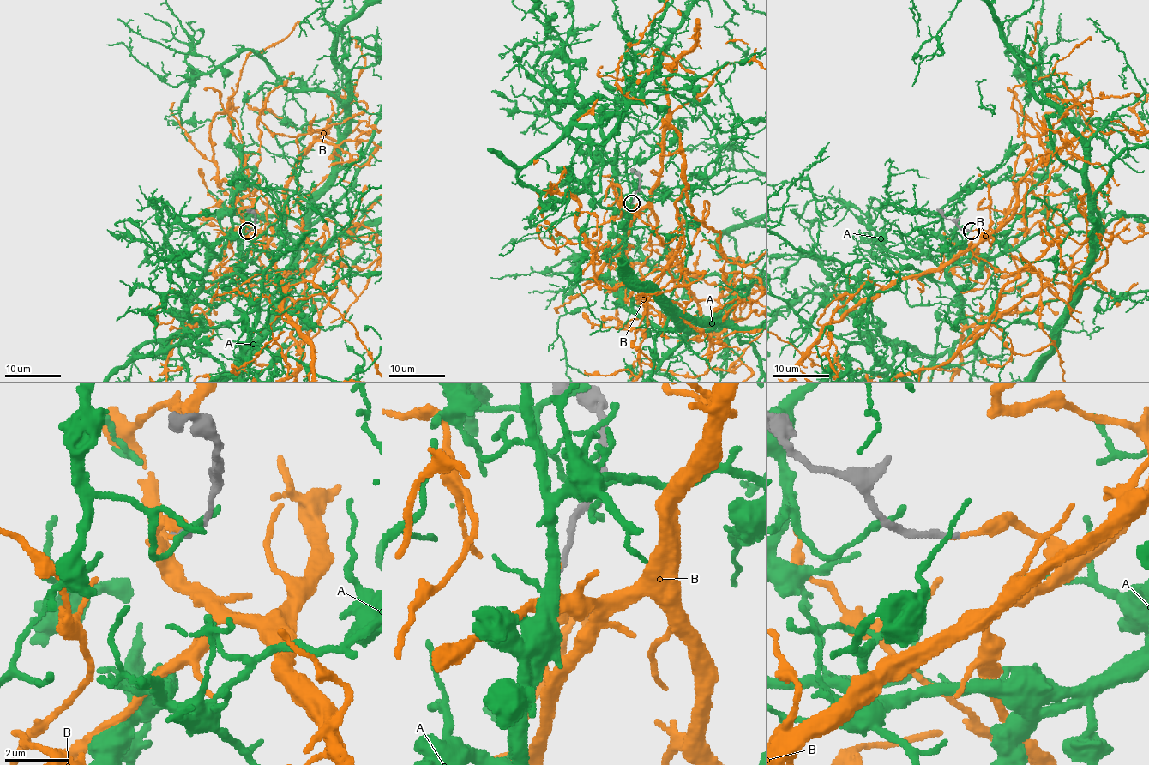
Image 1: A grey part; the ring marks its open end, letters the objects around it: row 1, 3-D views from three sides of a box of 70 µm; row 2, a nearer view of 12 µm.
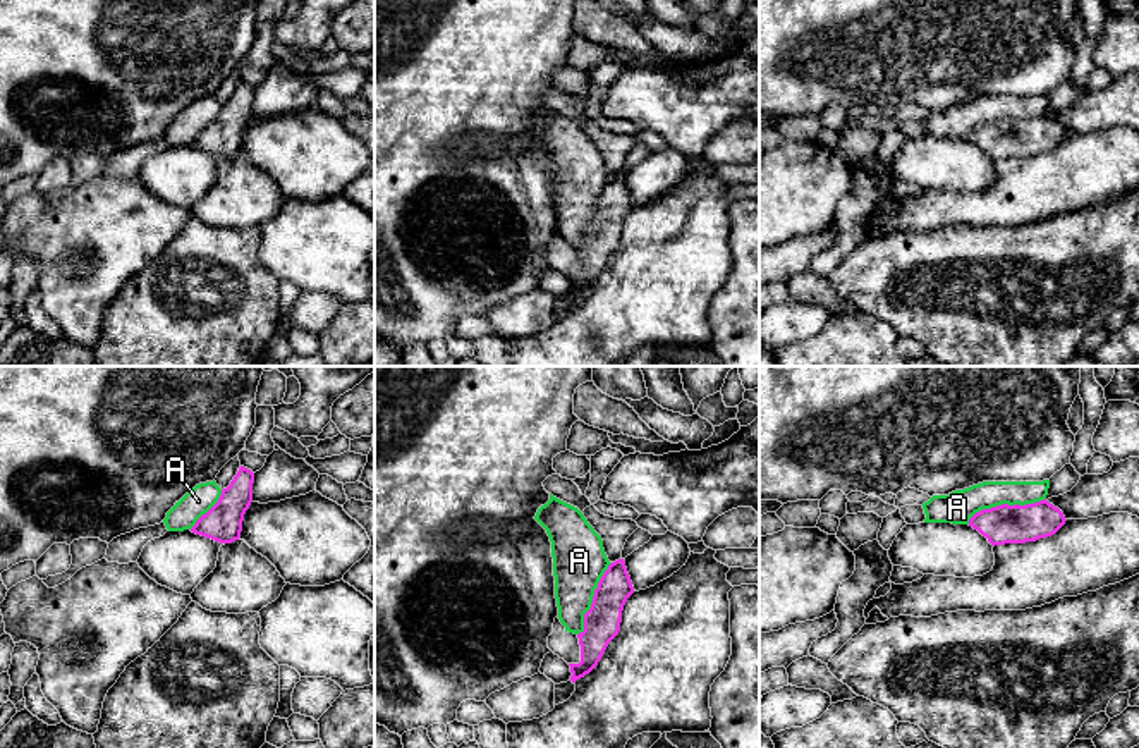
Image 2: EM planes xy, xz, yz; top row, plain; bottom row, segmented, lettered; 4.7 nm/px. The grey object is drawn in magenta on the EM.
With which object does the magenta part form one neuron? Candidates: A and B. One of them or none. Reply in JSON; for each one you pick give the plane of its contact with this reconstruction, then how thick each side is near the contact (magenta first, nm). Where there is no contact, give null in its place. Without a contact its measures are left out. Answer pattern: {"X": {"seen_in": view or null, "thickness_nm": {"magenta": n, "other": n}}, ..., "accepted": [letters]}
{"B": {"seen_in": null}, "accepted": ["B"]}

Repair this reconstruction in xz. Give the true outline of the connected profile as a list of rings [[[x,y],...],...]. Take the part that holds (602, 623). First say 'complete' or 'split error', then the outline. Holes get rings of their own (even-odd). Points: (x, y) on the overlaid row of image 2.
complete; [[[625,561],[612,562],[594,590],[591,609],[584,614],[584,631],[577,635],[581,662],[569,664],[572,683],[598,665],[608,643],[620,631],[622,610],[632,593],[634,586]]]

